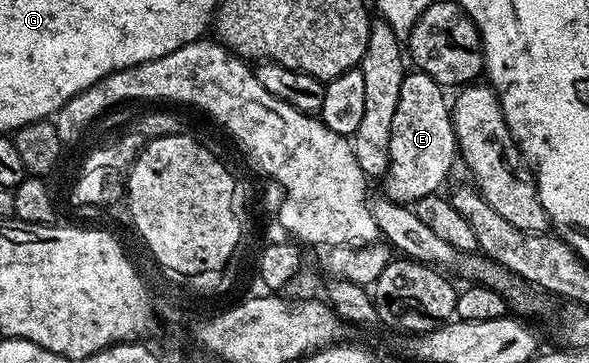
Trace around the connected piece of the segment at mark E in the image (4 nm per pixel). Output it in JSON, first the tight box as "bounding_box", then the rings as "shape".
{"bounding_box":[383,70,459,206],"shape":[[[413,70],[405,75],[403,78],[403,90],[399,90],[399,106],[395,106],[395,119],[391,122],[391,146],[389,147],[389,171],[384,177],[385,192],[383,192],[384,199],[394,200],[396,204],[404,204],[406,206],[416,205],[418,200],[423,199],[425,196],[431,196],[442,191],[441,188],[445,184],[445,179],[449,176],[449,171],[453,168],[453,163],[458,163],[459,149],[457,146],[457,135],[453,129],[453,113],[451,111],[450,101],[445,100],[446,89],[442,85],[437,84],[427,74]]]}

